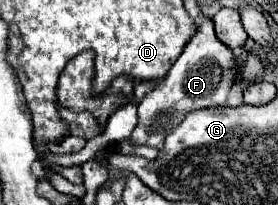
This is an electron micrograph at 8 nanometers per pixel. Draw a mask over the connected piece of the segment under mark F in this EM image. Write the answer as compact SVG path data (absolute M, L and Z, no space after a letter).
M205 17L197 25L195 35L189 39L179 59L169 69L165 81L159 83L151 93L147 93L139 103L139 123L131 135L131 141L137 145L151 145L161 149L165 133L171 133L185 119L185 115L197 109L223 105L235 79L235 67L237 61L233 51L217 39L213 21Z

